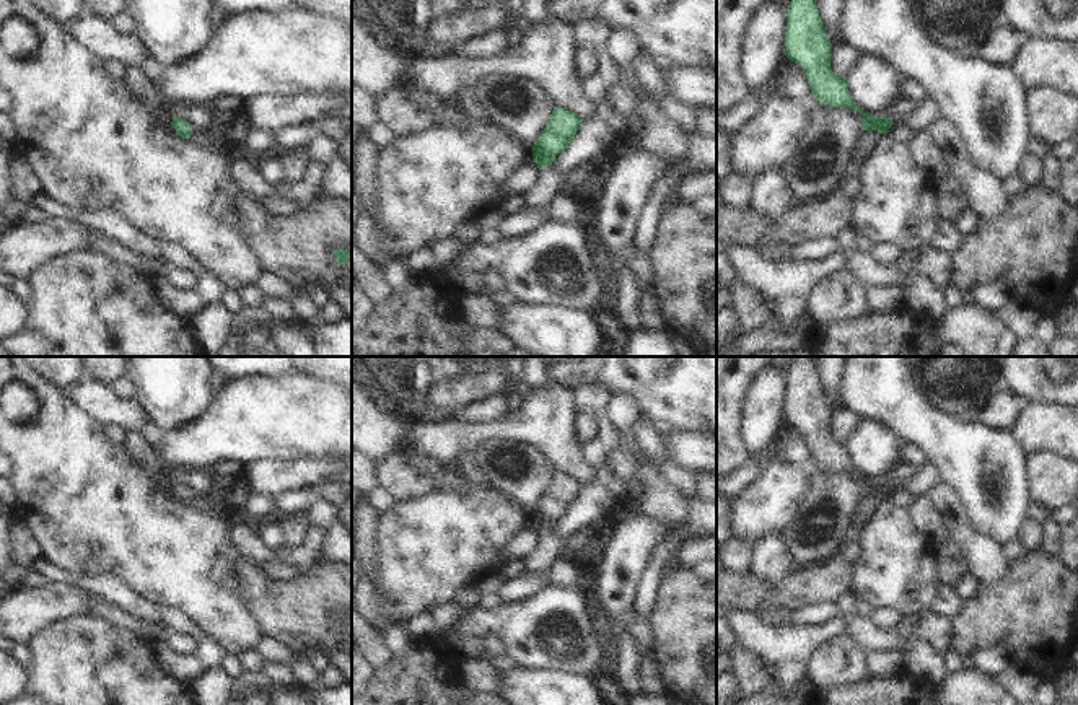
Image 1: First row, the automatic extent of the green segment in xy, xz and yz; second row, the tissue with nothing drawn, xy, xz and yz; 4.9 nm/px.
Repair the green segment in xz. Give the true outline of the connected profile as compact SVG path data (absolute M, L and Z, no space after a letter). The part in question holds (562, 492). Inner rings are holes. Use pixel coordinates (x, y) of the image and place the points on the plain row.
M555 472L546 493L532 510L532 526L539 532L536 549L519 562L519 570L524 573L547 573L552 563L559 558L562 539L552 528L559 518L576 501L581 482L567 472Z

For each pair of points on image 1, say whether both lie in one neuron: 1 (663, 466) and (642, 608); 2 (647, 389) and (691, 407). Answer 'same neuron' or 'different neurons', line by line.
1: same neuron
2: same neuron

